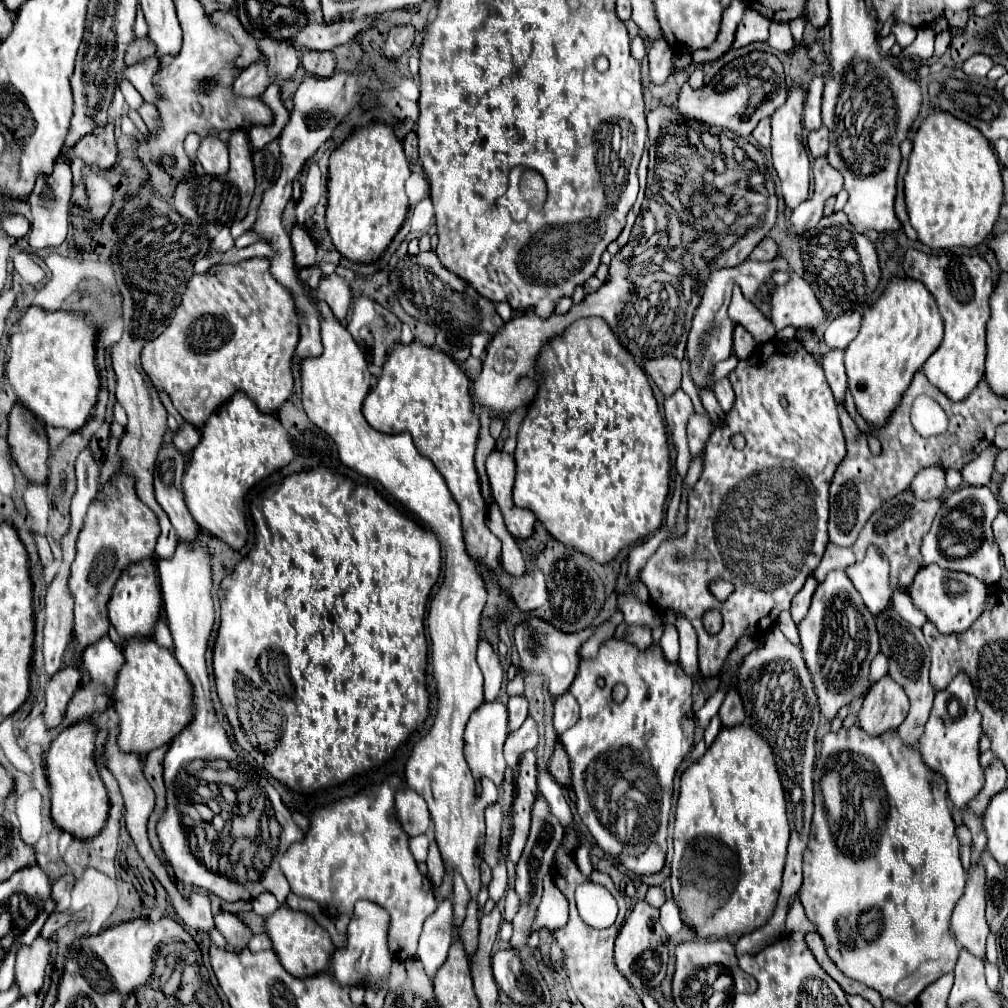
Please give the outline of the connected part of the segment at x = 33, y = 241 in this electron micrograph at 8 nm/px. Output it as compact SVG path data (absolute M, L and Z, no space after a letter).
M56 161L54 171L48 177L40 177L36 181L32 195L28 197L28 205L30 205L30 211L32 211L32 223L30 223L30 233L28 233L26 241L32 249L58 247L66 239L70 195L72 195L72 171L66 163Z

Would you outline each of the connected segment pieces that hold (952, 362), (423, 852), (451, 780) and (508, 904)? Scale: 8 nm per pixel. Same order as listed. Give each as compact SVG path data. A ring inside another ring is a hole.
M908 249L902 261L908 279L920 281L936 299L944 319L944 339L928 357L922 371L926 379L938 387L948 399L962 401L984 377L986 361L986 323L990 319L990 295L994 291L990 265L978 255L926 255Z
M416 835L416 837L410 837L410 847L412 847L412 855L418 863L426 861L426 855L428 855L428 835Z
M312 295L312 301L316 303L318 313L320 313L324 353L316 359L302 361L302 405L304 405L304 411L306 411L308 419L334 439L334 443L338 447L340 461L346 467L354 469L356 473L360 473L368 479L380 481L390 495L394 495L402 505L406 505L422 523L426 523L438 535L438 541L444 549L444 577L442 577L442 583L438 585L438 589L432 591L430 607L428 607L428 619L426 619L430 641L432 641L434 679L436 679L436 687L438 687L438 711L436 711L432 729L426 733L426 737L422 737L422 741L416 743L416 747L414 747L414 751L412 751L412 755L406 763L406 783L408 783L410 789L414 789L418 795L422 795L422 799L428 803L432 821L436 825L436 841L438 841L442 859L446 863L446 879L438 887L440 897L446 899L450 895L454 869L458 869L458 873L466 881L468 891L472 893L472 897L476 897L478 889L482 885L478 859L484 851L484 809L494 805L498 797L496 785L487 778L481 780L482 793L476 797L474 775L472 775L472 771L466 763L466 757L464 757L464 729L466 729L466 723L468 723L470 715L484 703L482 673L480 673L480 667L476 663L476 647L478 647L478 641L480 641L480 615L482 615L482 609L486 605L486 585L484 585L484 579L478 573L476 565L472 563L472 559L468 559L468 553L464 549L460 509L458 509L456 501L452 499L444 477L436 471L436 467L428 459L424 459L424 455L420 455L416 451L408 433L386 435L386 433L380 433L380 431L372 429L366 423L366 419L362 415L362 403L364 403L364 397L368 395L370 385L372 385L372 373L368 369L366 353L356 343L356 339L348 333L348 329L336 317L332 317L332 313L328 311L328 307L322 301L318 301L314 295Z
M508 885L506 895L504 895L504 911L502 911L504 919L514 919L514 915L518 913L518 907L520 907L518 903L520 903L520 899L516 897L514 887L512 887L512 885Z

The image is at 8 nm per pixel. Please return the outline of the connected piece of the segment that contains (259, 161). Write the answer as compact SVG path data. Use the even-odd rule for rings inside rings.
M278 141L268 143L260 151L254 151L254 167L256 167L256 191L254 191L254 203L252 213L260 205L264 191L268 191L280 177L282 163L280 163L280 145Z

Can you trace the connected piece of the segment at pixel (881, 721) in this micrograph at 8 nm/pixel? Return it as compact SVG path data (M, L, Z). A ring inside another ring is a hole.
M890 677L880 679L866 695L860 709L860 725L868 735L880 735L898 725L908 715L908 697L904 689Z

